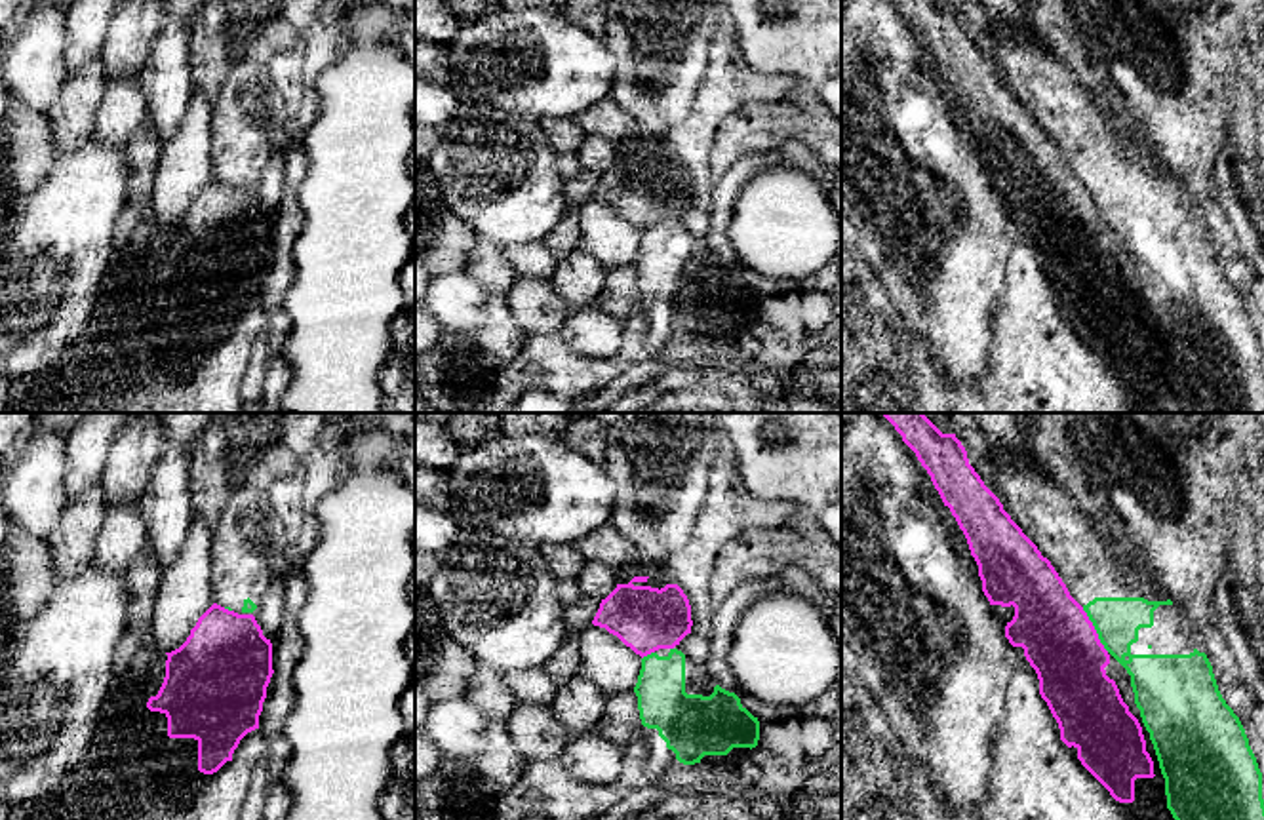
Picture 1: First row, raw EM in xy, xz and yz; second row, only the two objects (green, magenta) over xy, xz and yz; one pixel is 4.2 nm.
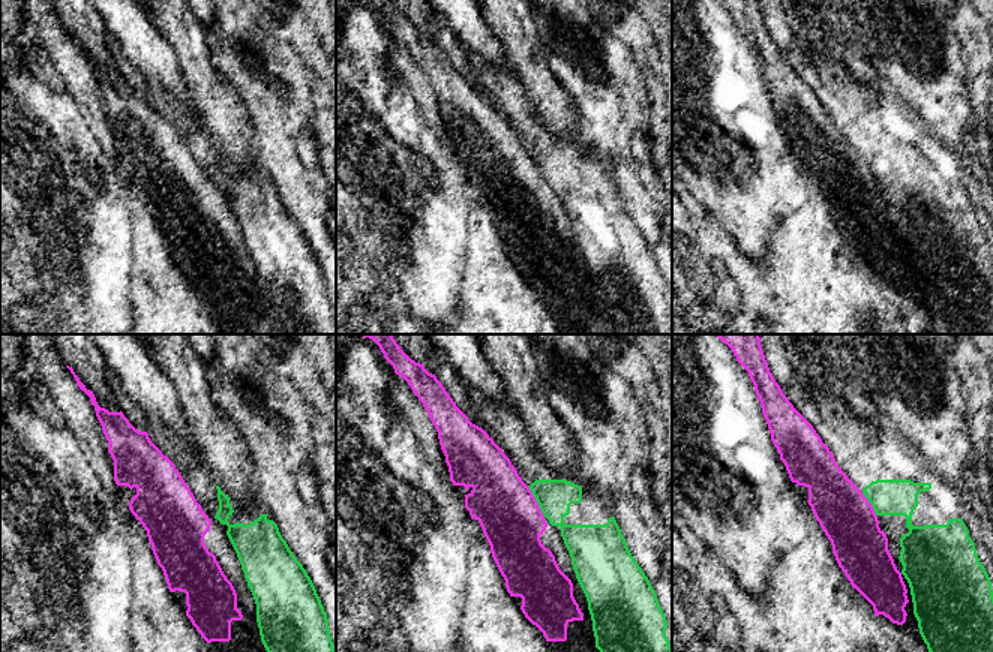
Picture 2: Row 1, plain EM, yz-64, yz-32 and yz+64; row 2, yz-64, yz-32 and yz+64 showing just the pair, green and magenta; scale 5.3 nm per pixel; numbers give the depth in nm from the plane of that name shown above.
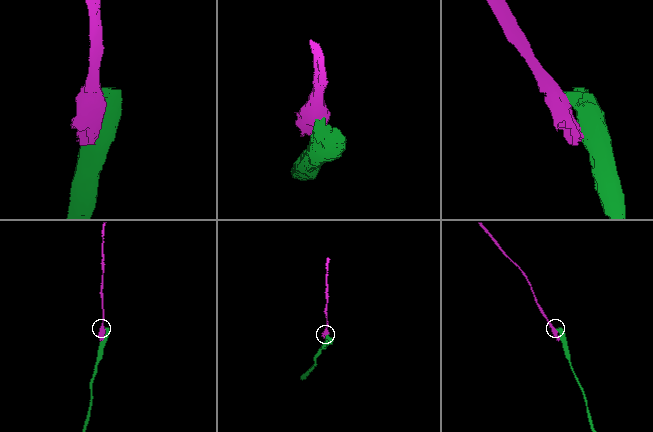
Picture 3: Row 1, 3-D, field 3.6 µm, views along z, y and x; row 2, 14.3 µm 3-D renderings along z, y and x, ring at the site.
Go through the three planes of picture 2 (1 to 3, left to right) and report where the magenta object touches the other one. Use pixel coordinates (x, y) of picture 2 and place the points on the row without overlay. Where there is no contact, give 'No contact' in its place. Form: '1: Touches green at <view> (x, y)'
1: No contact
2: Touches green at yz-32 (536, 164)
3: Touches green at yz+64 (872, 170)

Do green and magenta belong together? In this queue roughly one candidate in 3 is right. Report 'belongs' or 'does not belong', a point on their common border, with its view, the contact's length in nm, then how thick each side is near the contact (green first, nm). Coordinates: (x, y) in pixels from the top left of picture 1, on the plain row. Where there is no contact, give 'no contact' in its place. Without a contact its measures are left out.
does not belong; meets green in yz at (1095, 202); contact 220 nm long; 190 nm thick on the green side, 320 nm on the other

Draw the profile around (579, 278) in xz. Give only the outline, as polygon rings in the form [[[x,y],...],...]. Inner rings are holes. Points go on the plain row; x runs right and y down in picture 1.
[[[575,249],[558,261],[550,282],[573,310],[596,303],[605,276],[607,270],[590,253]]]

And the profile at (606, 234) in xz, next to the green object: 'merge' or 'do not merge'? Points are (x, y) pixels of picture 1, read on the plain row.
do not merge

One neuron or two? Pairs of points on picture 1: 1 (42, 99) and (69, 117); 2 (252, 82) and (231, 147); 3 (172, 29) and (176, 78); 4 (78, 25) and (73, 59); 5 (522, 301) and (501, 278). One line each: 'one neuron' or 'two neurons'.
1: two neurons
2: one neuron
3: one neuron
4: one neuron
5: two neurons

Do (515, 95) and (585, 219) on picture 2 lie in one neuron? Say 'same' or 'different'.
same

